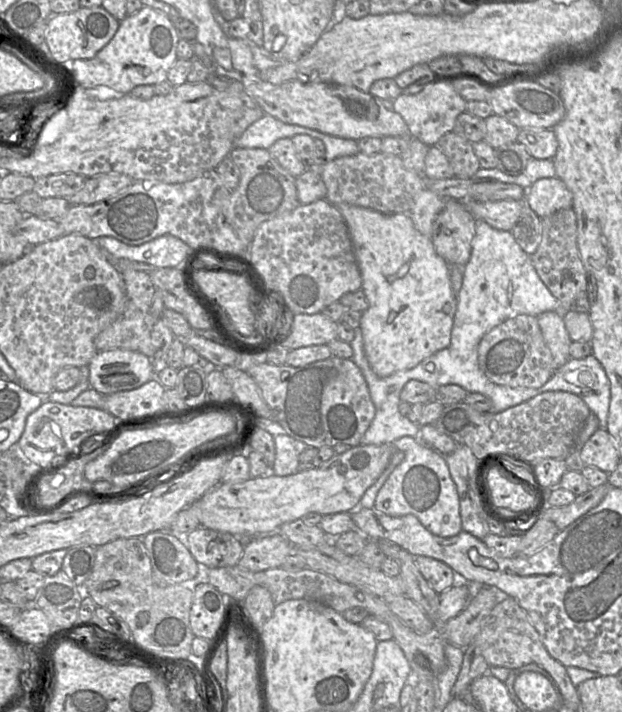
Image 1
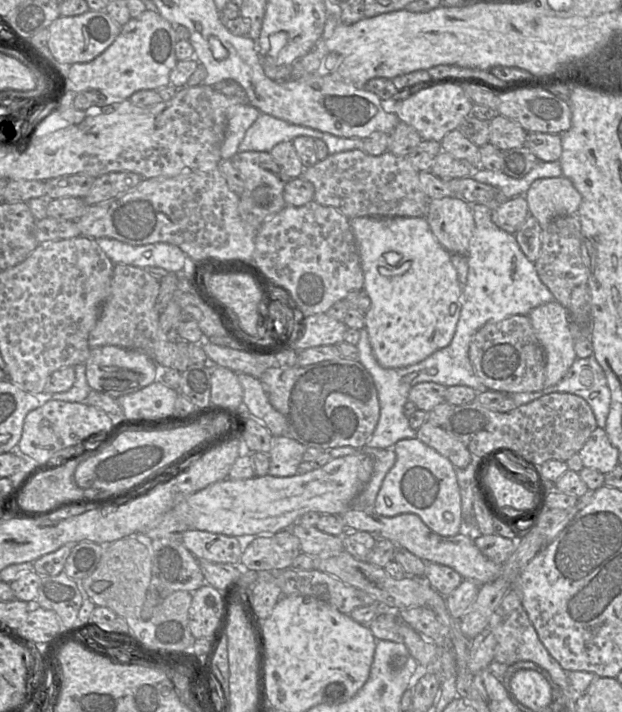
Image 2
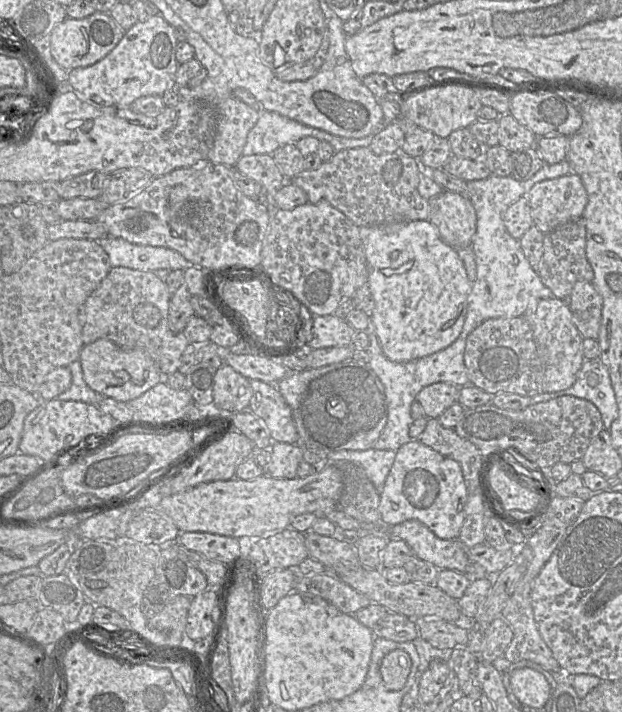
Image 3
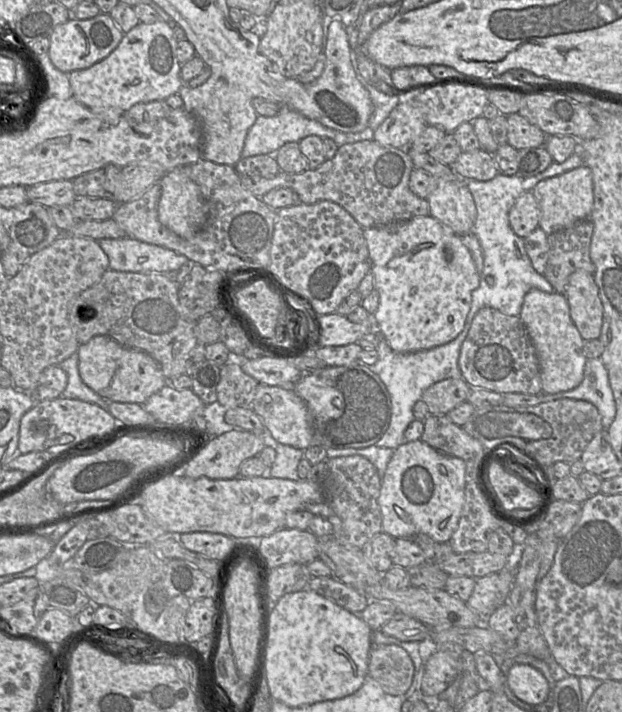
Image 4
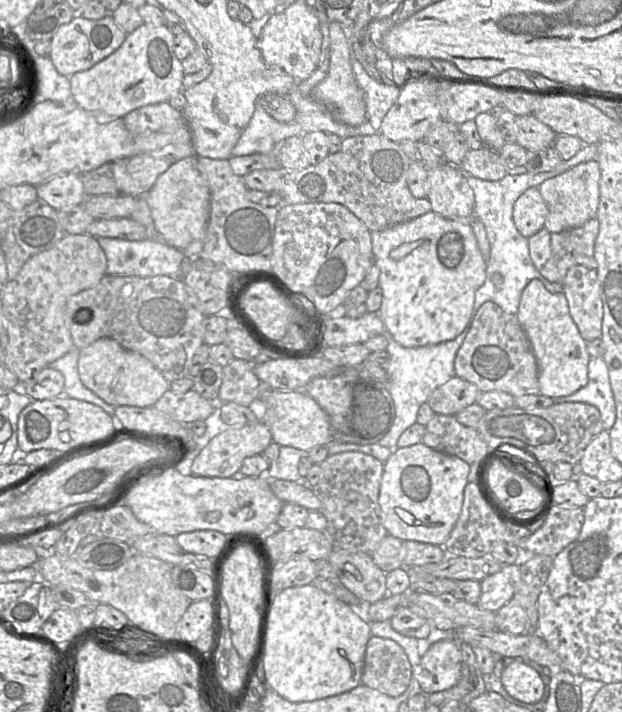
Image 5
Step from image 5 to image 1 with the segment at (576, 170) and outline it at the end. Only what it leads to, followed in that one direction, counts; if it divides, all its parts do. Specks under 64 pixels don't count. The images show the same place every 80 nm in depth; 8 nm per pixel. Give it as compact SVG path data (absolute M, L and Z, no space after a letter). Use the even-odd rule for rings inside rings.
M558 177L541 178L526 190L525 203L539 218L572 208L572 193Z

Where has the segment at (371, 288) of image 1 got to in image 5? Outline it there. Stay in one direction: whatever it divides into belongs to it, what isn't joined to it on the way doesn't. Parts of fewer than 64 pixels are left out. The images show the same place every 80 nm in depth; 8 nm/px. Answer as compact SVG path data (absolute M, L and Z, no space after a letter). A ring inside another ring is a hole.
M435 212L371 232L374 263L380 269L379 287L383 292L379 316L385 332L401 346L422 347L450 341L465 329L475 301L475 292L486 279L483 259L470 220L453 220Z

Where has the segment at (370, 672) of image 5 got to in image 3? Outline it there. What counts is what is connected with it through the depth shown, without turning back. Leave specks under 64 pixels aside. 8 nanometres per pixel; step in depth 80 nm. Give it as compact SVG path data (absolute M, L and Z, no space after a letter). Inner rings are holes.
M404 650L386 654L380 664L380 675L385 688L398 691L404 687L411 671L410 656Z

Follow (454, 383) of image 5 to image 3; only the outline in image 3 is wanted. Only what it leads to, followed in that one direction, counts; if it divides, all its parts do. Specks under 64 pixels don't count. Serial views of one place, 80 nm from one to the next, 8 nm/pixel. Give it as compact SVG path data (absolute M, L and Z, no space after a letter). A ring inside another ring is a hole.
M438 382L424 387L416 400L425 411L426 418L437 418L450 406L458 402L460 388L447 382Z

